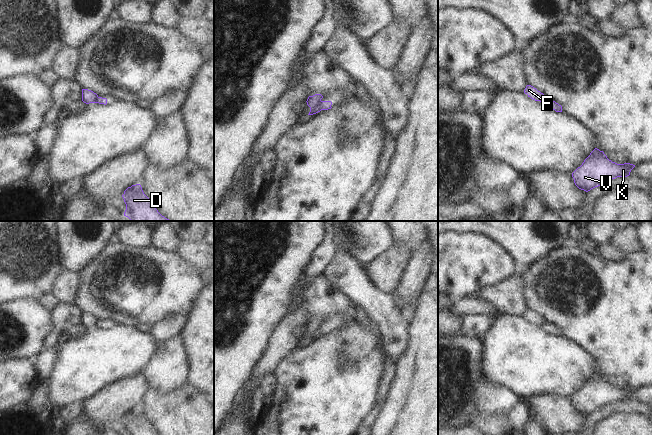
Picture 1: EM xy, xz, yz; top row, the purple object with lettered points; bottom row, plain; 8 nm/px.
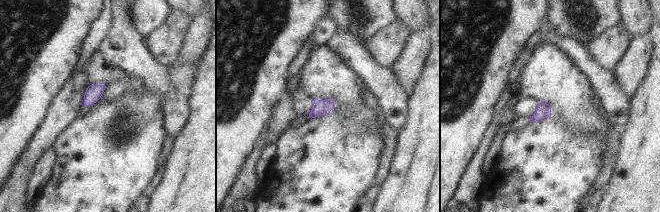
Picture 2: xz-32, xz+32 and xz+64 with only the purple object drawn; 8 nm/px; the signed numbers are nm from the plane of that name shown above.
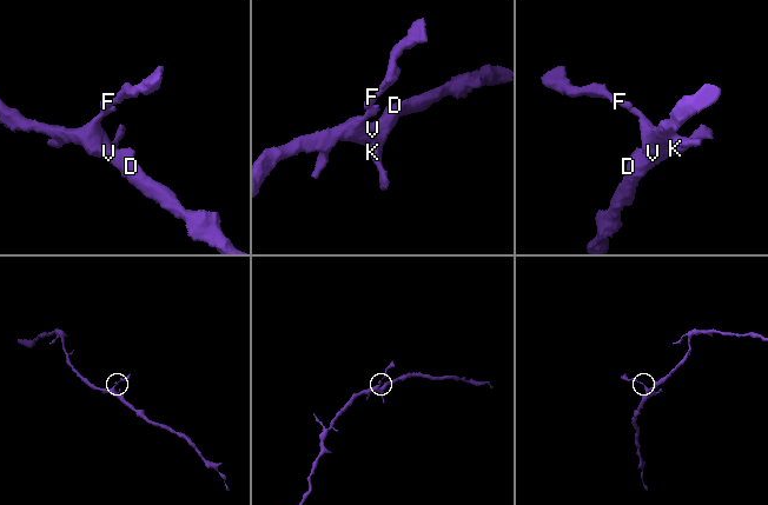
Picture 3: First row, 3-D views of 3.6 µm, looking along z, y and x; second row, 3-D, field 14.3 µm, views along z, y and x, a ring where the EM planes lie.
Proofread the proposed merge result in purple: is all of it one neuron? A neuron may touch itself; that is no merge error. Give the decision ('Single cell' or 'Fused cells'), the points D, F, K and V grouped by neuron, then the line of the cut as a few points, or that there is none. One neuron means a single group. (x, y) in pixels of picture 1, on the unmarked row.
Fused cells. Groups: D K V / F. Split along xz (320, 324), (310, 332)

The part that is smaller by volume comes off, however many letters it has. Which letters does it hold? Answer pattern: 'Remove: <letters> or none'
Remove: F

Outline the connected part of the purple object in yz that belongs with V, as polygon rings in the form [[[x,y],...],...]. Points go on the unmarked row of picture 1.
[[[595,372],[573,397],[575,409],[586,416],[600,410],[605,405],[617,401],[627,401],[635,389],[617,388],[607,382],[603,375]]]

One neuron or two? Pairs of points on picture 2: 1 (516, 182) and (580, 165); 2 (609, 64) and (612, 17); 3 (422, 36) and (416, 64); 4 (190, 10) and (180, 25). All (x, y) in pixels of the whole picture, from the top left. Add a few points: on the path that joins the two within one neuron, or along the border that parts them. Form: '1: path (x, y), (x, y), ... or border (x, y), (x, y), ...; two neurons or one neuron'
1: path (532, 182), (549, 167), (564, 165); one neuron
2: border (619, 21), (591, 41); two neurons
3: path (418, 43), (416, 57); one neuron
4: border (172, 10), (184, 13), (190, 20); two neurons

